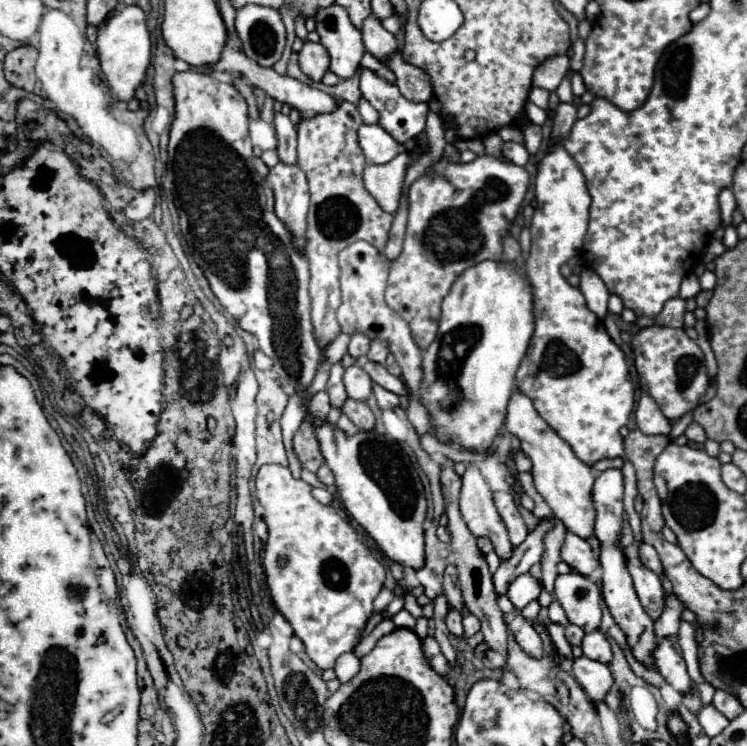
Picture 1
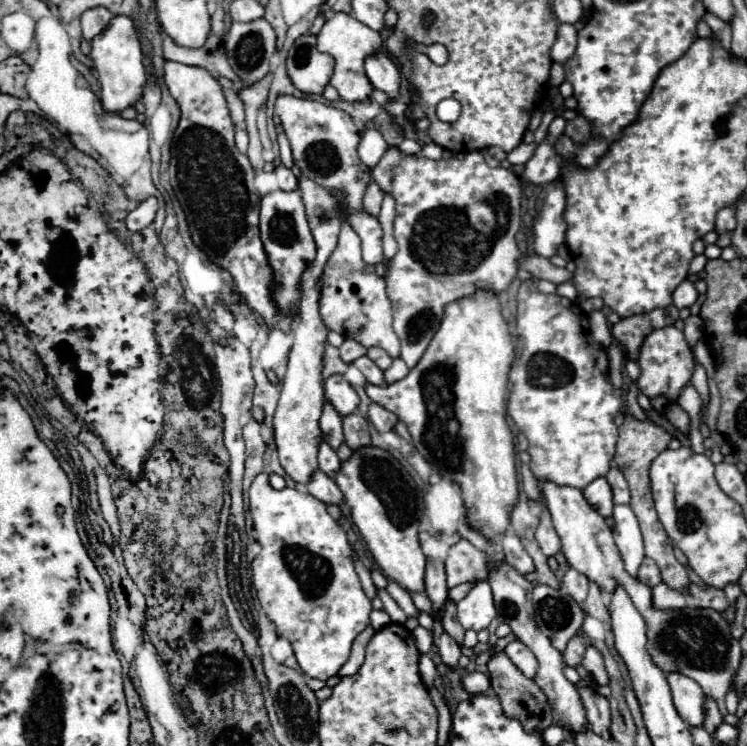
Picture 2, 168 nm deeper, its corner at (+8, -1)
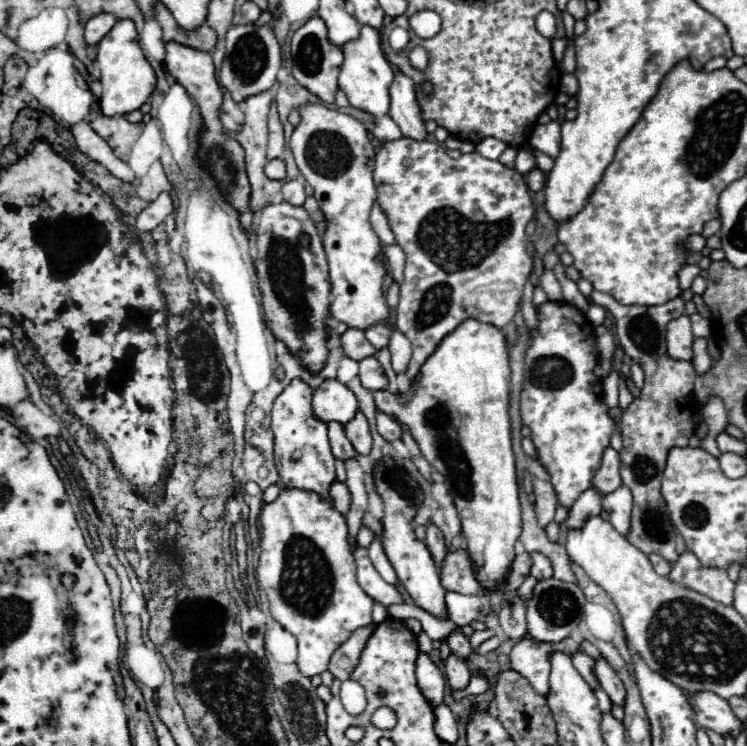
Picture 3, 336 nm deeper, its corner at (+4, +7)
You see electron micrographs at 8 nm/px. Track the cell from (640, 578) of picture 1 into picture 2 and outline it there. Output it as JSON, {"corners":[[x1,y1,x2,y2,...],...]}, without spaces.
{"corners":[[615,505,613,509,613,519,615,519,615,529,613,529,613,539,619,549,619,555,625,563,625,571,637,579,639,565,645,557,643,551,643,537,639,531,639,523,635,513,631,511,629,505]]}

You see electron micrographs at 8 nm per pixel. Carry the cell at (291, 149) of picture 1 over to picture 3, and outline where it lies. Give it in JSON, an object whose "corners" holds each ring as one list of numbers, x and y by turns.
{"corners":[[287,181,281,189,281,195,283,195,283,201,291,203,291,205,303,205,307,195,305,195,305,185,299,183,299,181]]}

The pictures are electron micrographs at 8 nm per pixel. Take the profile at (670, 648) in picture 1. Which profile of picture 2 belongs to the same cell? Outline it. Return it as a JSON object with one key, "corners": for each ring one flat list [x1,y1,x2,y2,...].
{"corners":[[669,671,667,673,667,683,671,687,671,695,673,695,673,703,677,713,689,723,689,725,703,725,703,689,691,681,689,677,677,673,677,671]]}

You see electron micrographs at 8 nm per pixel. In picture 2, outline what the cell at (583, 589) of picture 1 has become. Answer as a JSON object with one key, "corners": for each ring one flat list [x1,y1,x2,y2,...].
{"corners":[[575,635,571,641,569,641,569,645,567,645,567,649,565,649,565,653,563,653,563,659,565,659,565,663,567,665,577,665,577,663,581,663,581,659,583,659,583,649,587,647,587,641,581,637,581,635]]}

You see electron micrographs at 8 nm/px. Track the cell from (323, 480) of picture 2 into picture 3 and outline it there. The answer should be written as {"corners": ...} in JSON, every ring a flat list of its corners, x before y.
{"corners":[[335,481,335,485,331,485,331,497,333,497,333,507,335,507,341,515,347,515,349,505,351,505,351,493,349,493,347,485]]}

